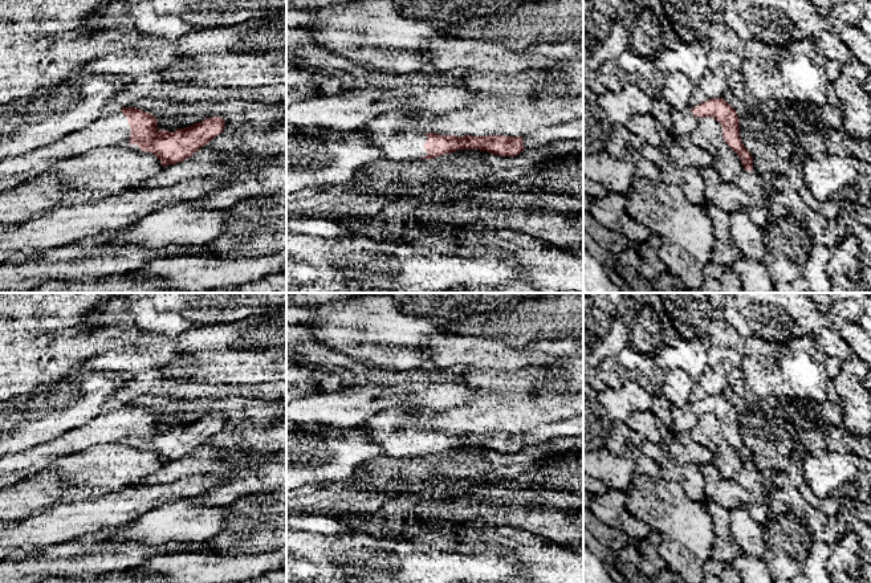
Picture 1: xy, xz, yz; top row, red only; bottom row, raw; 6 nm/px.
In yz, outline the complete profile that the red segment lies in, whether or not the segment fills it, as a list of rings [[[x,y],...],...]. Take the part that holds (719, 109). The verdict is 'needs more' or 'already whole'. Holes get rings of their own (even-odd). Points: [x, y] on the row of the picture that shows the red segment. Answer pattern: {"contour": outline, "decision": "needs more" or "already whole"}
{"contour": [[[711,98],[692,109],[695,117],[713,118],[723,126],[725,143],[738,155],[745,171],[753,171],[753,156],[740,138],[740,121],[736,110],[724,98]]], "decision": "already whole"}

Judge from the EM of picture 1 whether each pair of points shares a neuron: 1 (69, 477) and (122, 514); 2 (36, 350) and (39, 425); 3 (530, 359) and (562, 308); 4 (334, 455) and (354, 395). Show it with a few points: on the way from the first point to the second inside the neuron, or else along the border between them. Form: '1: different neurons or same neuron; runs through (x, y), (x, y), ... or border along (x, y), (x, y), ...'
1: different neurons; border along (98, 492), (62, 502)
2: different neurons; border along (52, 383), (37, 386), (13, 396)
3: different neurons; border along (496, 337), (512, 346), (525, 347)
4: different neurons; border along (357, 427), (313, 427), (310, 429)

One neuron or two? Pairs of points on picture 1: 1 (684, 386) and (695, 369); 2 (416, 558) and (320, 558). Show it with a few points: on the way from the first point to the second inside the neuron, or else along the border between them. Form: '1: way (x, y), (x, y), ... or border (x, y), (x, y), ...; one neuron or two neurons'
1: border (709, 358), (695, 376), (680, 369), (666, 372); two neurons
2: way (393, 561), (370, 561), (344, 554); one neuron

